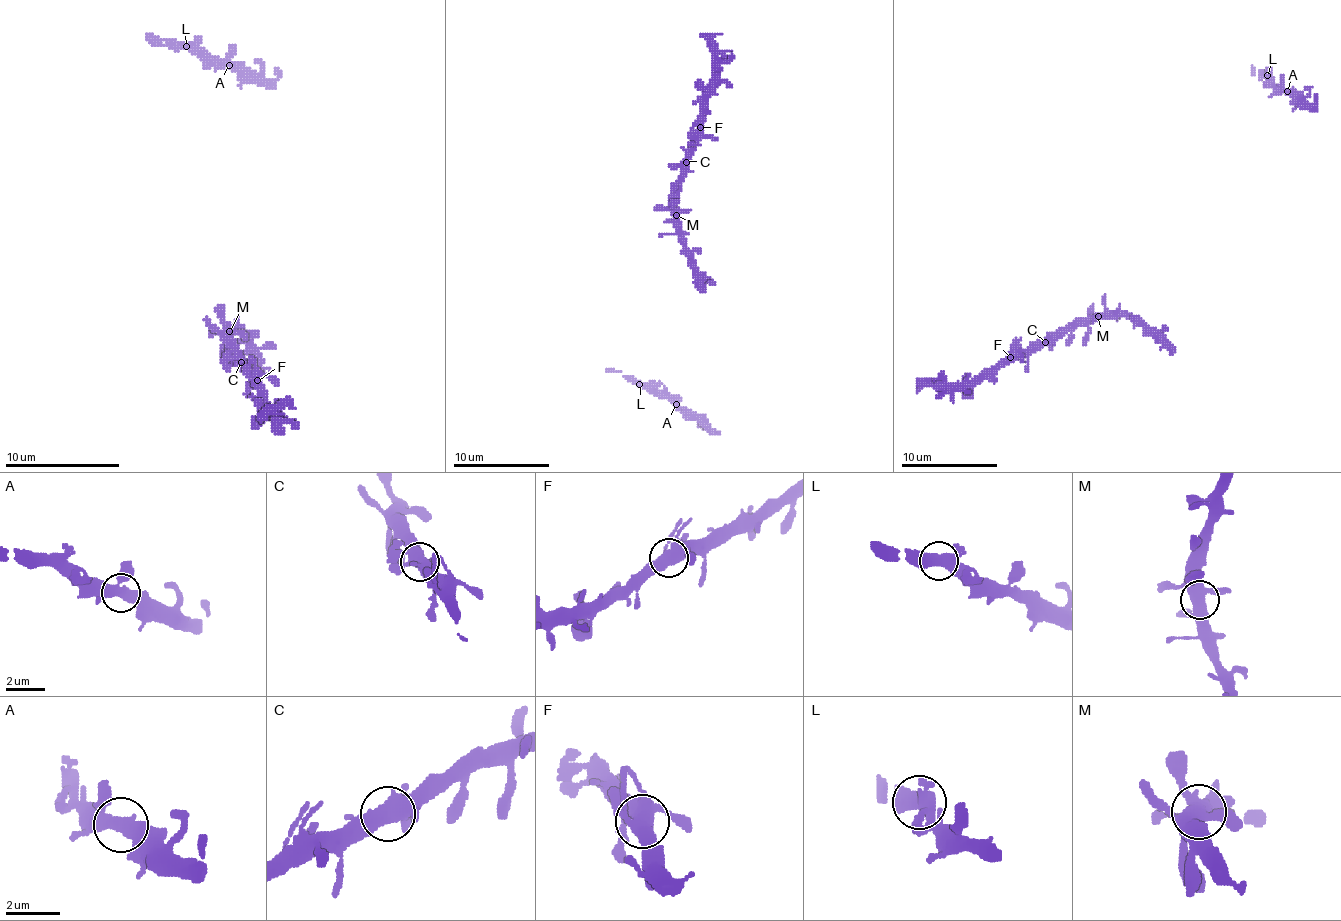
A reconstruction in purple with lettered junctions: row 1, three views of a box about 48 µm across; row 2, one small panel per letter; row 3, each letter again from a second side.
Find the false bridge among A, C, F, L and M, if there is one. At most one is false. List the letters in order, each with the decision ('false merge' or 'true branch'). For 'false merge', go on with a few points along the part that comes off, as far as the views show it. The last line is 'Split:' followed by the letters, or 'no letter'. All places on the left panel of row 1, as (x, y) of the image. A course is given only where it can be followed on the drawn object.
A: true branch
C: true branch
F: true branch
L: true branch
M: true branch
Split: no letter

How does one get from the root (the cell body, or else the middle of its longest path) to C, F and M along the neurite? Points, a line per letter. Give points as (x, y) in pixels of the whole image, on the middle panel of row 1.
C: (710, 282), (700, 277), (693, 253), (686, 246), (679, 219), (676, 186), (681, 181), (681, 166), (686, 162)
F: (710, 282), (700, 277), (693, 253), (686, 246), (676, 205), (676, 186), (681, 181), (683, 164), (700, 128)
M: (710, 282), (700, 277), (676, 215)

